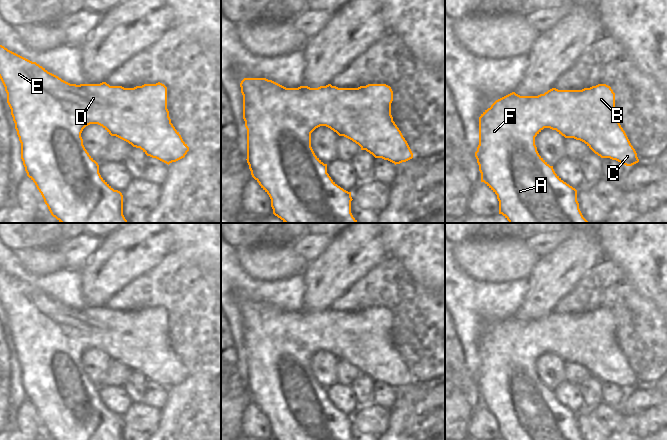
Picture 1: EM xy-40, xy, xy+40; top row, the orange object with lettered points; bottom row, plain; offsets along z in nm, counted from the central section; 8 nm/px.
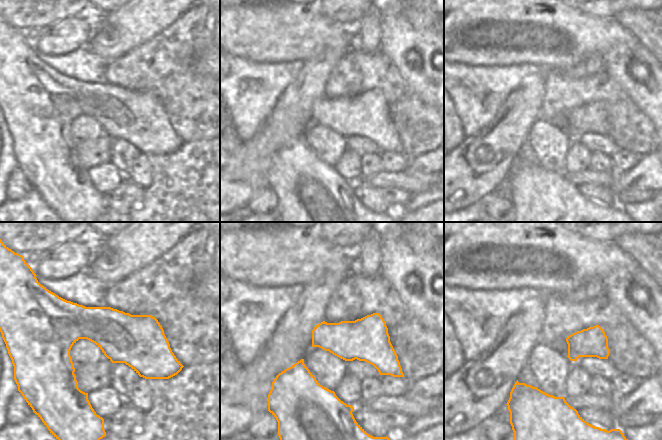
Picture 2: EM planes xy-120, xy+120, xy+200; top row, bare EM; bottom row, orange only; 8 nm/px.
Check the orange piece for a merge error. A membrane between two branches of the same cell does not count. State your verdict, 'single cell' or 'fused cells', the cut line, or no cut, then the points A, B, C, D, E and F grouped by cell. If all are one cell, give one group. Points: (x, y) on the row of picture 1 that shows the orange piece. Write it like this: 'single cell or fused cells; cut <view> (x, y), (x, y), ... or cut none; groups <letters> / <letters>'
single cell; cut none; groups A B C D E F

